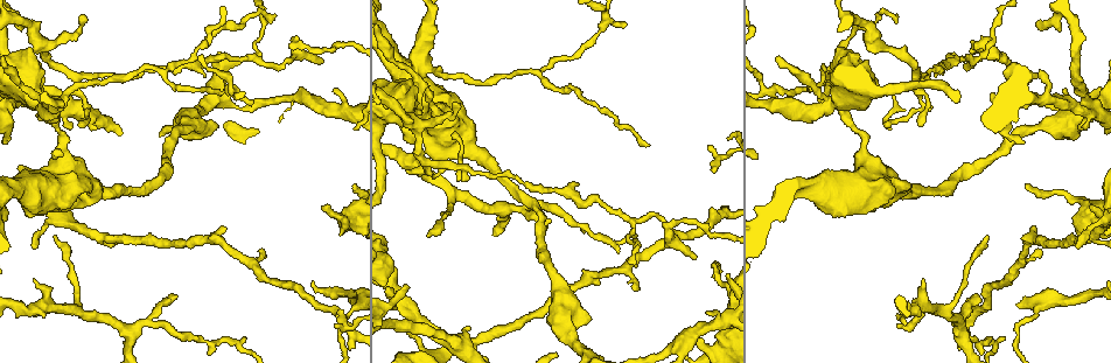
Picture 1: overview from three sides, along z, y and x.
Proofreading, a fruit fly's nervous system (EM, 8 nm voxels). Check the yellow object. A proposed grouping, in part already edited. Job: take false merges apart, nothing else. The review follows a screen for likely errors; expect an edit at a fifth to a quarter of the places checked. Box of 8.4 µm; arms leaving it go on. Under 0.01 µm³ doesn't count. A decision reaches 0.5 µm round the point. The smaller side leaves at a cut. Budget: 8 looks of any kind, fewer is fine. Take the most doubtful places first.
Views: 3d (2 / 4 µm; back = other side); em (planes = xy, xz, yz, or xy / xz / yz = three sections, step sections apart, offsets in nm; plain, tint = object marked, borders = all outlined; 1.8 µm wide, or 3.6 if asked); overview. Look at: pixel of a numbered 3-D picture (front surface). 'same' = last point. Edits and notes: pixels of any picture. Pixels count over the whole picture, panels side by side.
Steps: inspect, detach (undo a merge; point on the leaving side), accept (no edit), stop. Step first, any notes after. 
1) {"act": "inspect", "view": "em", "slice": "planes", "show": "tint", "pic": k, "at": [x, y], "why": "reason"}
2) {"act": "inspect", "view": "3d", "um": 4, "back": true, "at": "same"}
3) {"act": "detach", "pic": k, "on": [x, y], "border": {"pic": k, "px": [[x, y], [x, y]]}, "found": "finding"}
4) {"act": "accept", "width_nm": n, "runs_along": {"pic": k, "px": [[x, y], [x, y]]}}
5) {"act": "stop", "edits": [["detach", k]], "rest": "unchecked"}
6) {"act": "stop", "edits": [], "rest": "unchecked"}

{"act": "inspect", "view": "3d", "um": 4, "pic": 1, "at": [833, 107], "why": "abrupt turn"}

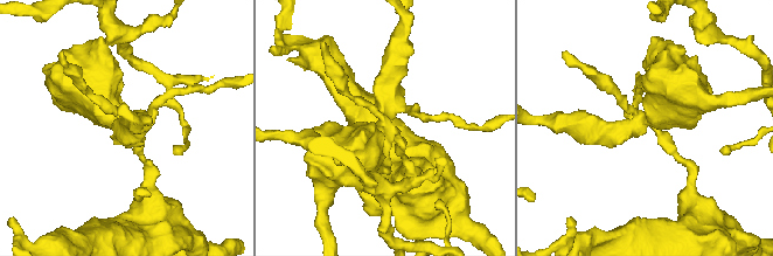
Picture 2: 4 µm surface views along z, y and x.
{"act": "inspect", "view": "em", "slice": "xz", "step": 4, "show": "tint", "pic": 2, "at": [644, 121]}

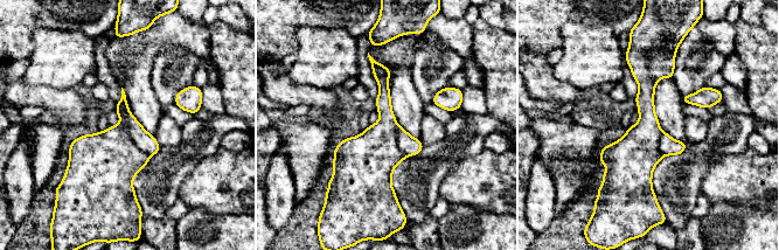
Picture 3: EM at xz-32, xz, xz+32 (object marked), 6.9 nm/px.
{"act": "detach", "pic": 3, "on": [145, 141], "part_leaving": {"pic": 3, "px": [[122, 113], [155, 148]]}, "found": "two cells meet here"}

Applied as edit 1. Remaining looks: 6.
{"act": "inspect", "view": "overview"}

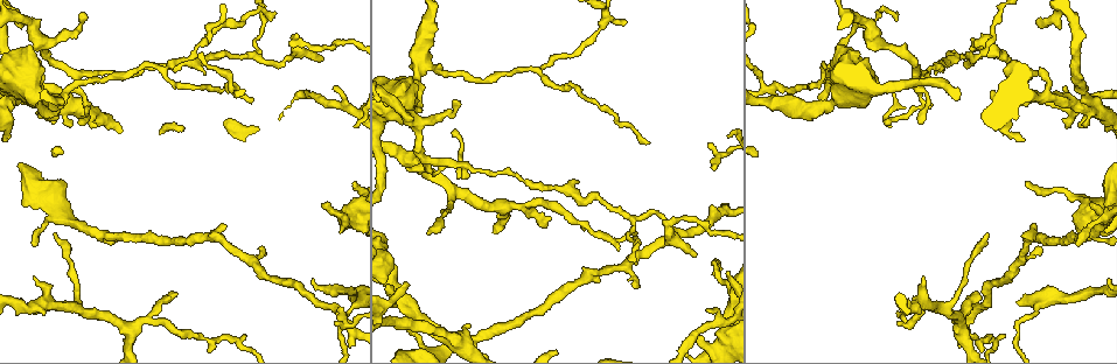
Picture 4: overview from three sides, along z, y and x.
{"act": "inspect", "view": "em", "slice": "xy", "step": 16, "show": "tint", "pic": 4, "at": [1080, 108], "why": "branch point"}

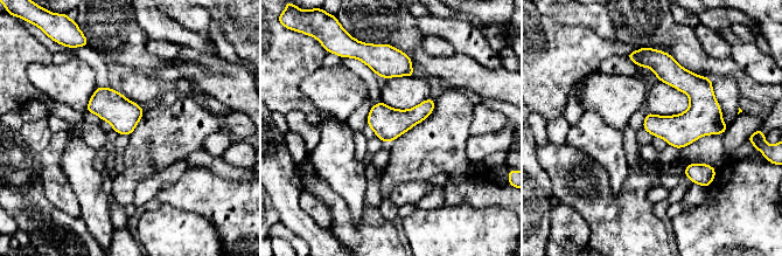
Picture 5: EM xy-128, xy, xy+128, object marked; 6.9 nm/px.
{"act": "inspect", "view": "em", "slice": "planes", "show": "borders", "at": "same"}

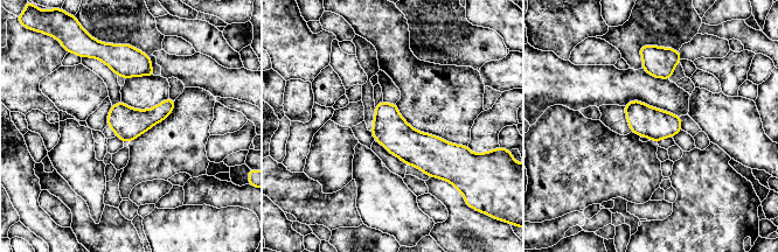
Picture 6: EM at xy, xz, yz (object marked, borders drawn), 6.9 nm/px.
{"act": "accept", "width_nm": 220, "found": "all the same cell"}

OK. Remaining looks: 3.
{"act": "inspect", "view": "3d", "um": 4, "pic": 4, "at": [990, 51], "why": "abrupt turn"}

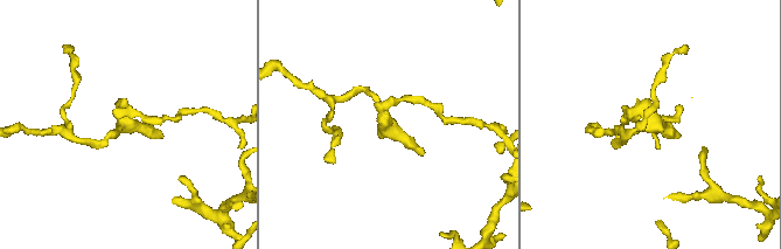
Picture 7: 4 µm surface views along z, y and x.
{"act": "inspect", "view": "em", "slice": "xy", "step": 16, "show": "tint", "pic": 7, "at": [119, 120]}

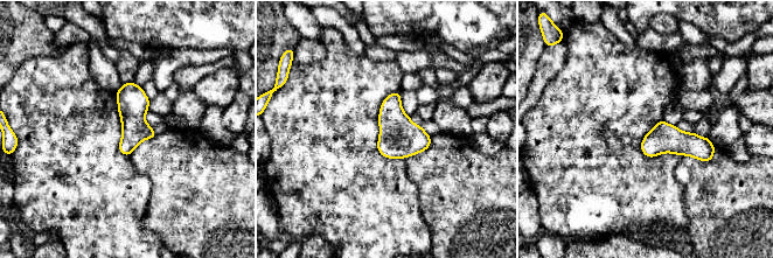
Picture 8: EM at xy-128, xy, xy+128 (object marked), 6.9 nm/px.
{"act": "inspect", "view": "em", "slice": "planes", "show": "tint", "at": "same", "why": "cut it another way"}

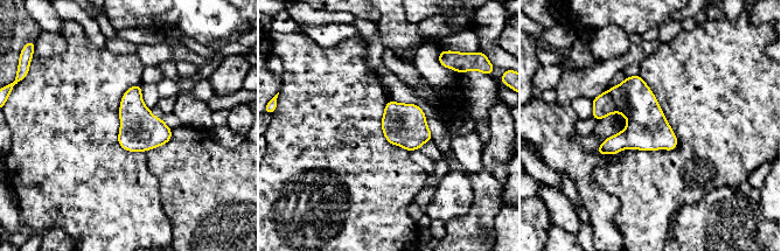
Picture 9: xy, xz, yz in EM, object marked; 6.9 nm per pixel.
{"act": "detach", "pic": 9, "on": [635, 100], "border": {"pic": 9, "px": [[607, 91], [620, 111]]}, "found": "a second cell is stuck on"}

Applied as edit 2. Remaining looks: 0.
{"act": "stop", "edits": [["detach", 3], ["detach", 9]], "rest": "unchecked"}

